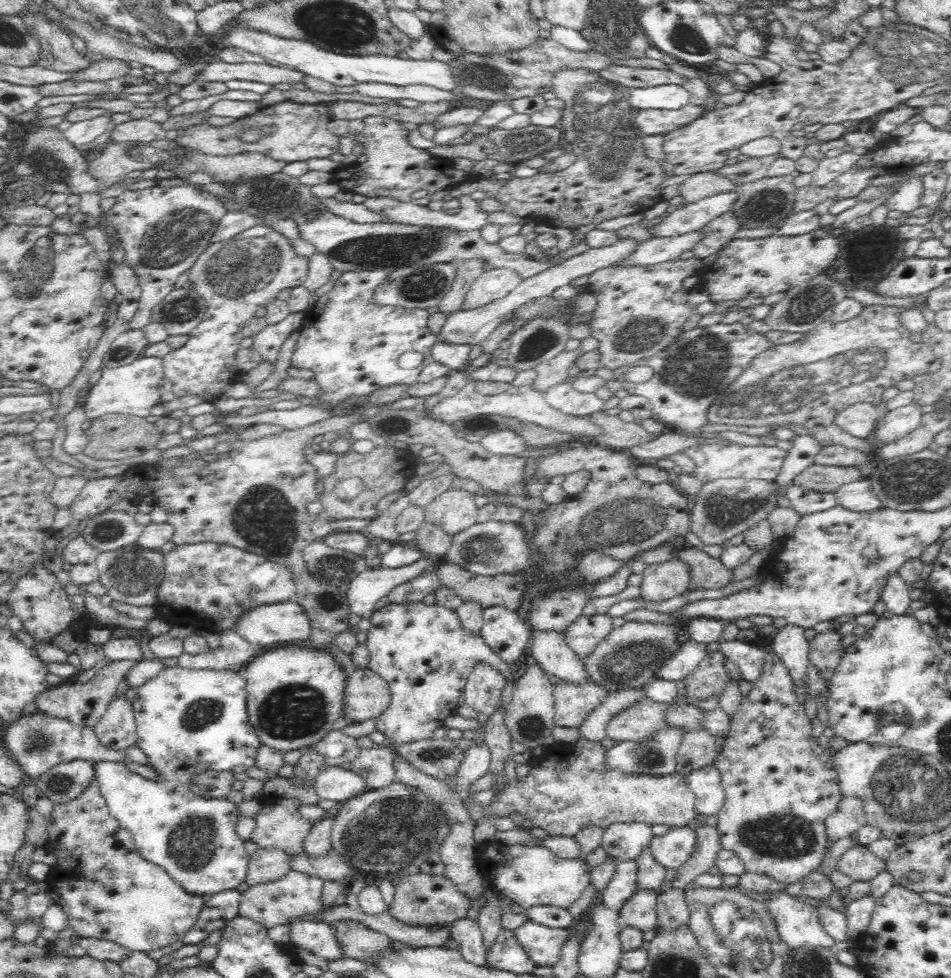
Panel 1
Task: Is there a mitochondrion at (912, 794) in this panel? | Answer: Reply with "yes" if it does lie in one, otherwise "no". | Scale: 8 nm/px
yes

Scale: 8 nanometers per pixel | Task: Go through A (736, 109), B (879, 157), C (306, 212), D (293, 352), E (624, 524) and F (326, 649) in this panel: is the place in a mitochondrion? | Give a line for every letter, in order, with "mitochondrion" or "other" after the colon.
A: other
B: other
C: mitochondrion
D: other
E: mitochondrion
F: other

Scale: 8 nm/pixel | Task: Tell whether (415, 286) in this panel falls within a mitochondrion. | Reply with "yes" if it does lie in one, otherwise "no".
yes

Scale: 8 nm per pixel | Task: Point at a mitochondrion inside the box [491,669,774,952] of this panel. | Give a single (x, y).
(648, 759)

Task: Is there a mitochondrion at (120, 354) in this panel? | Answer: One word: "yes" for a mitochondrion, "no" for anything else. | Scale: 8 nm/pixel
yes

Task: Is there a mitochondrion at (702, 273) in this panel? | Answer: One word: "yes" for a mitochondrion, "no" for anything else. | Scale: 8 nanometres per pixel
no

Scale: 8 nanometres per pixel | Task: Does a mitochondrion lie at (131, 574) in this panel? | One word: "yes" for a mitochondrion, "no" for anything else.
yes

